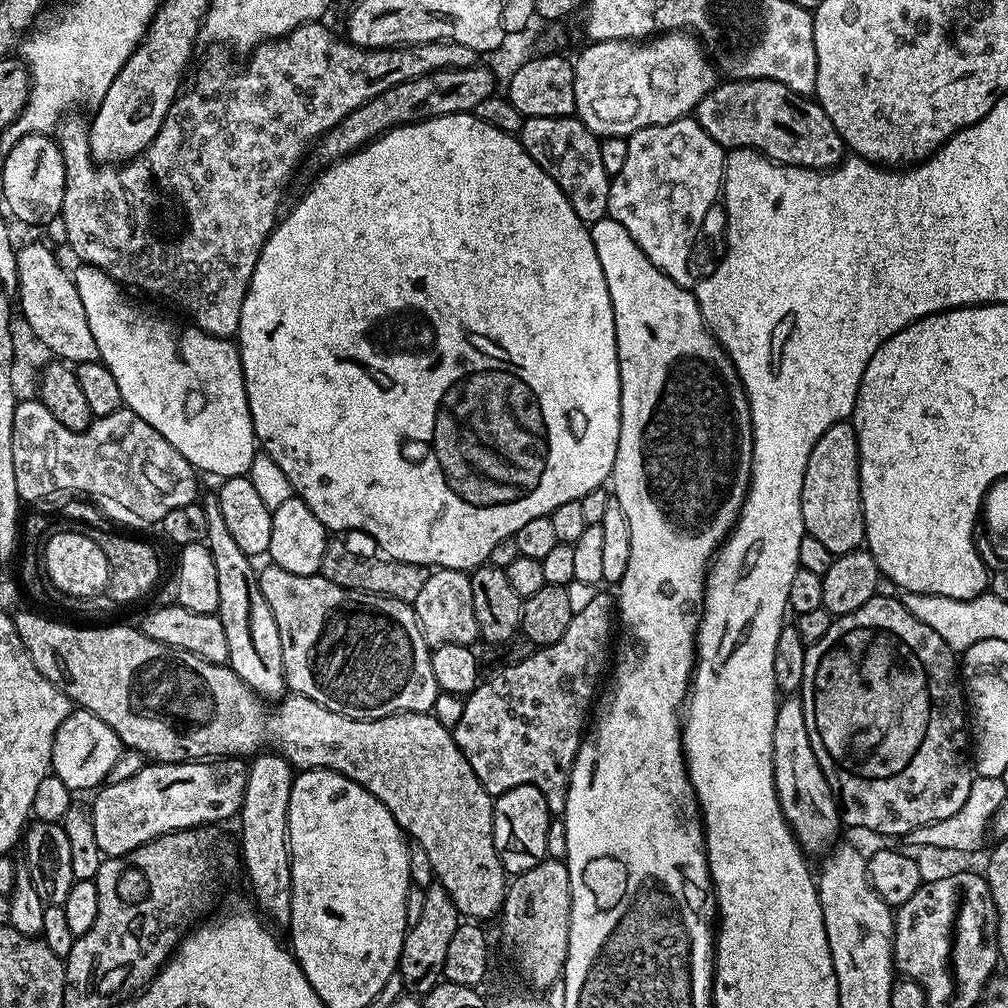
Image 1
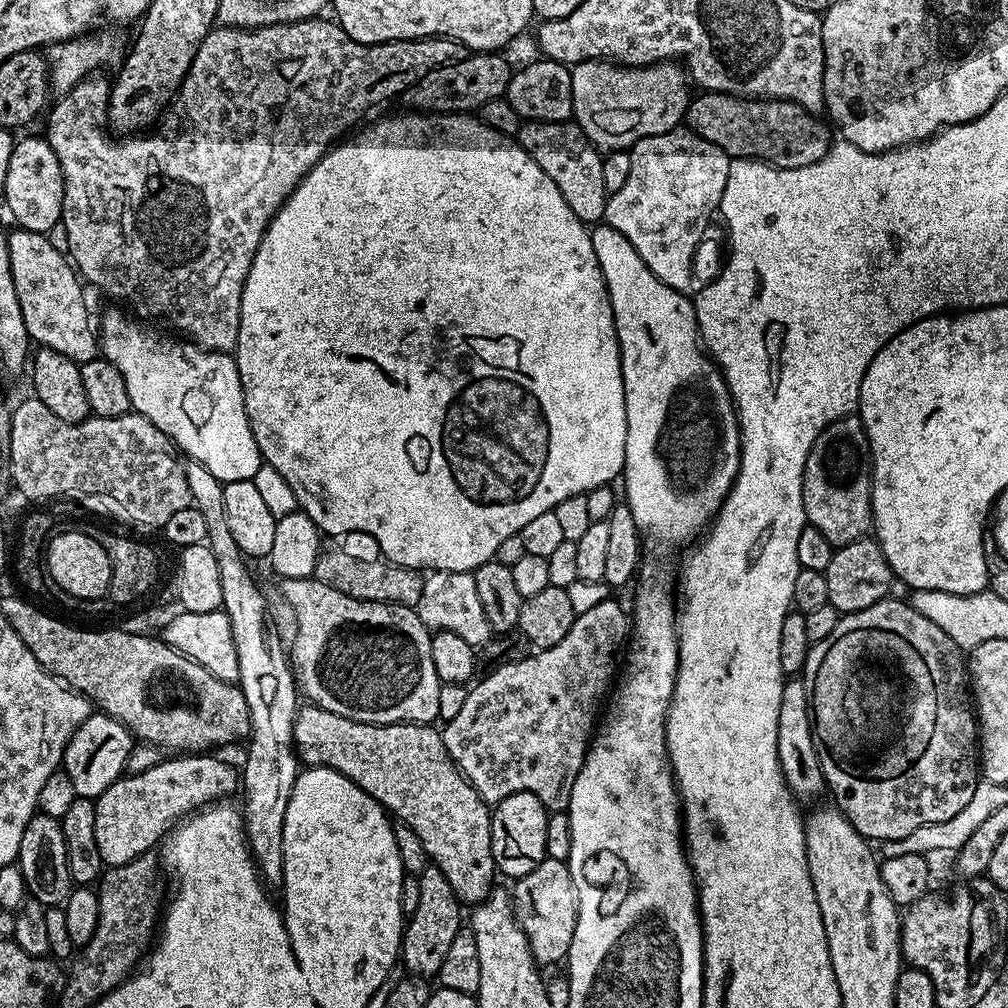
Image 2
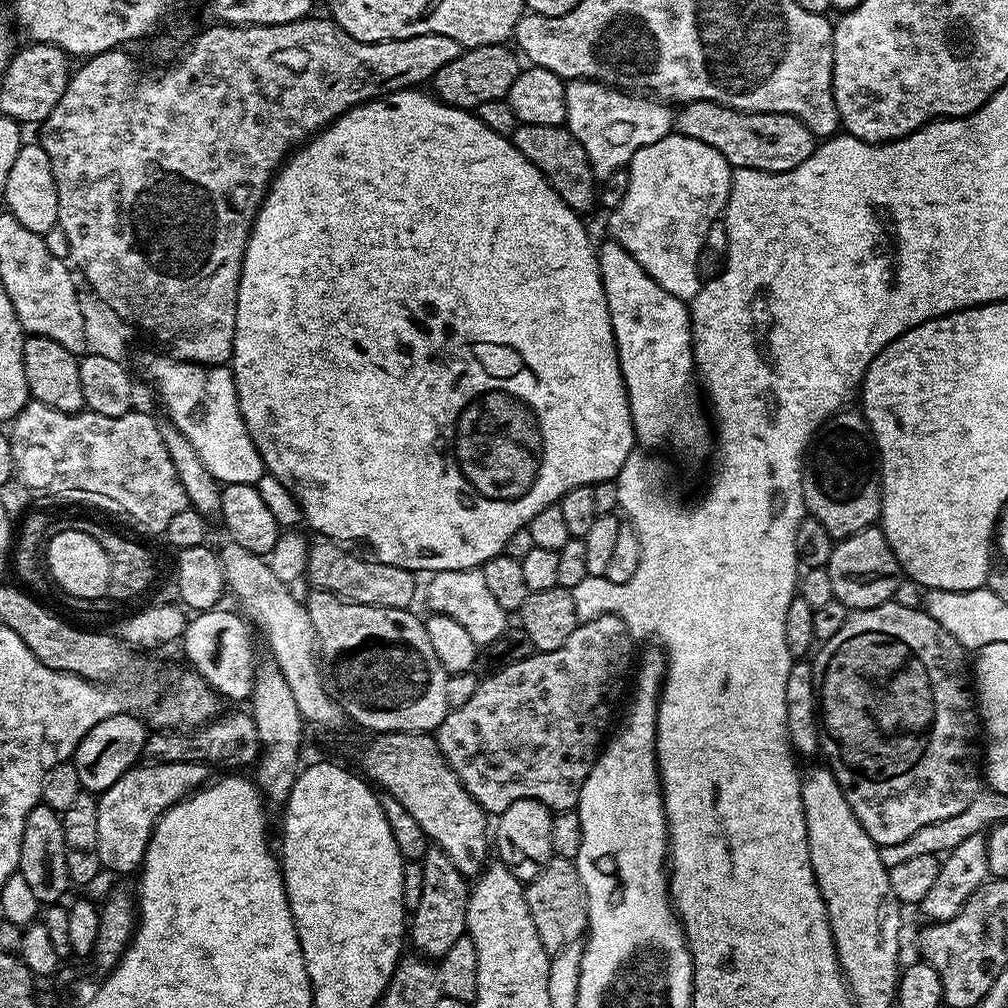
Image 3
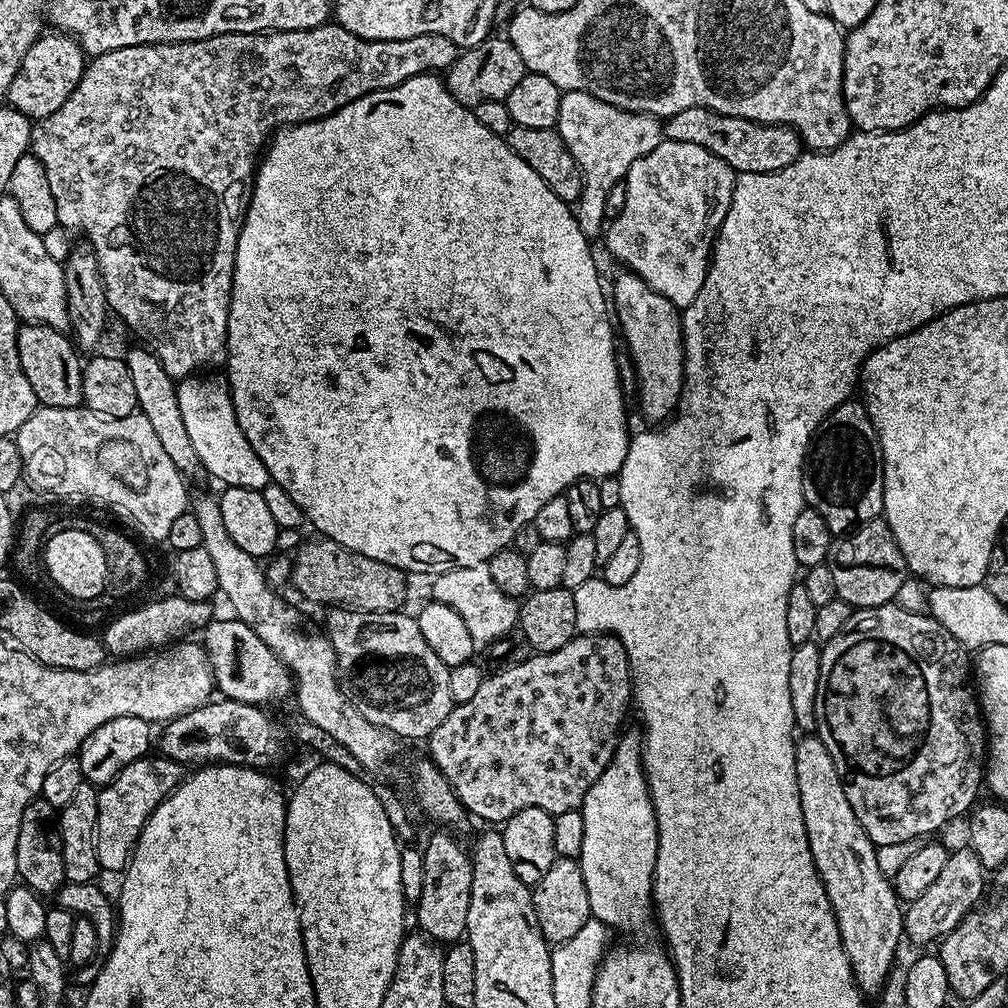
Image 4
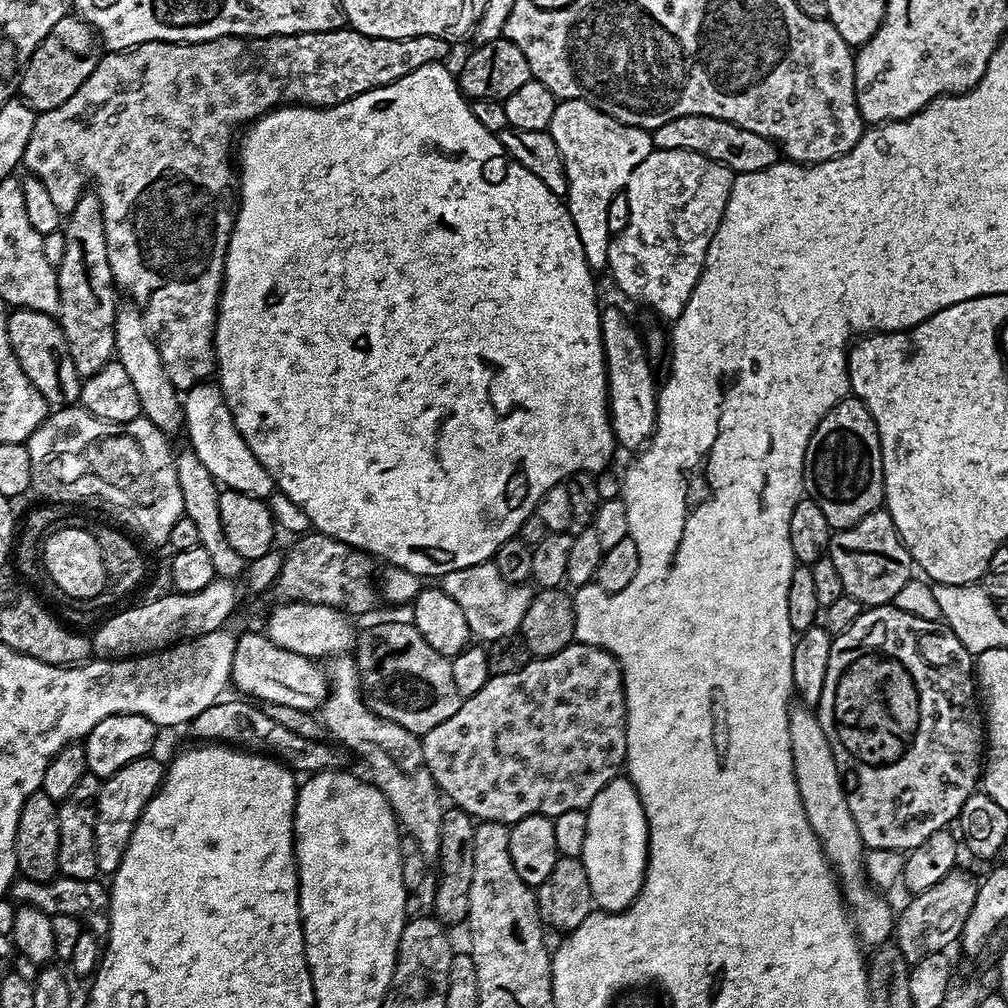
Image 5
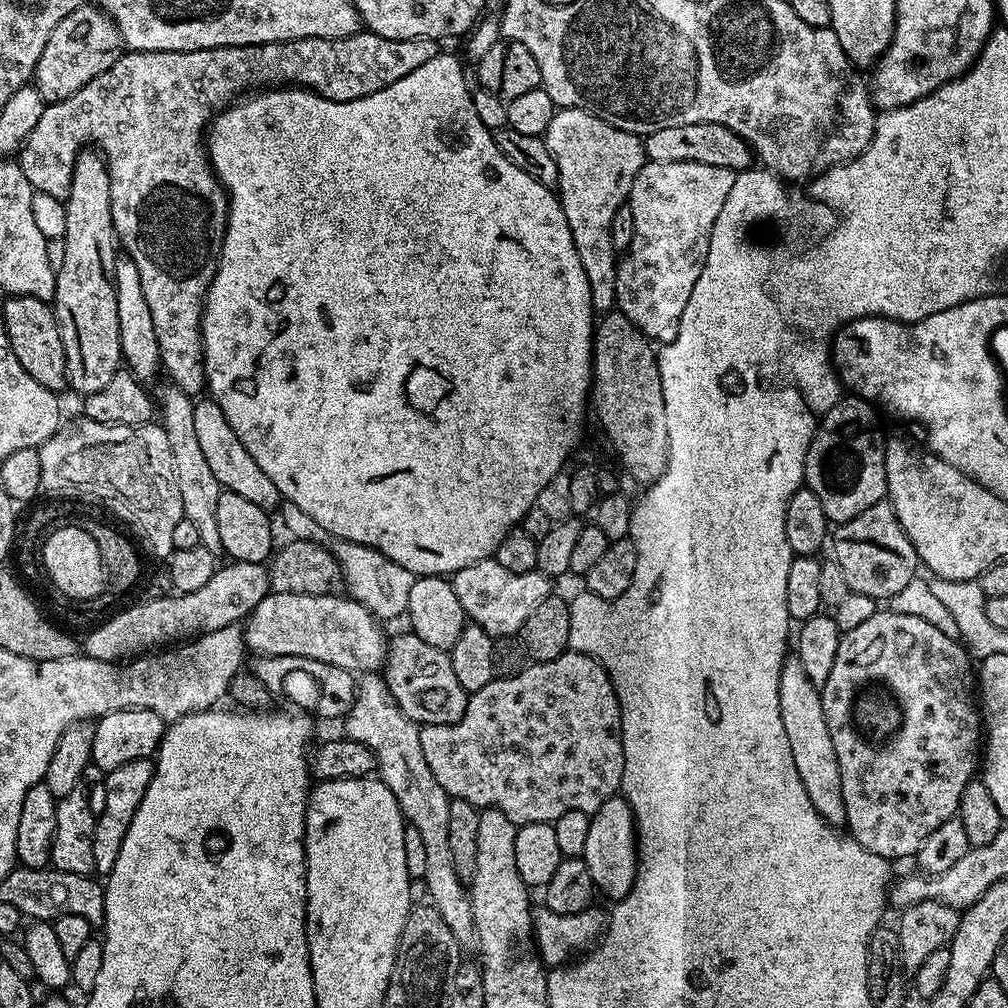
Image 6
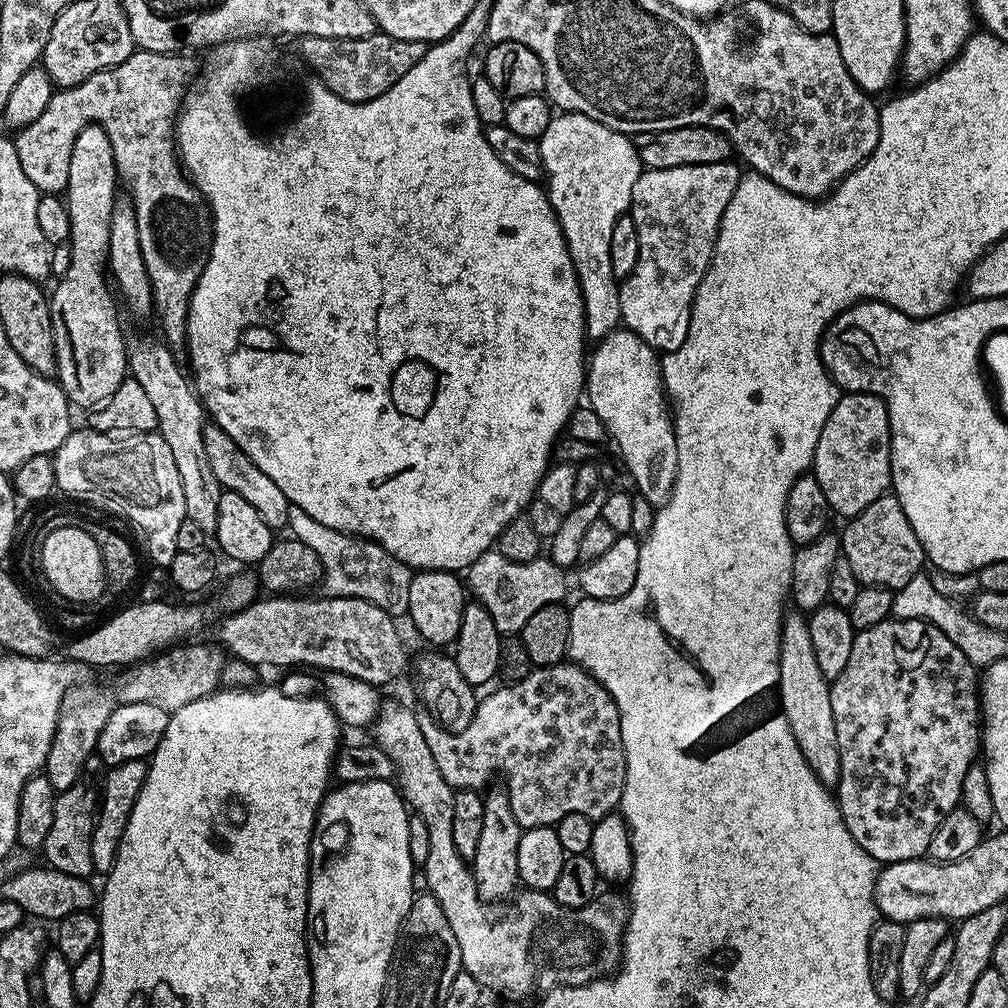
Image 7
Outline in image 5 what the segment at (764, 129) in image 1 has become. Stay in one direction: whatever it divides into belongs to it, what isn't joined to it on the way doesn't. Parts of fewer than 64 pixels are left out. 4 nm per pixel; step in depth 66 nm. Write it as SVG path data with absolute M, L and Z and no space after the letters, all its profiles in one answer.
M686 114L686 118L674 118L674 122L662 122L662 126L651 129L653 149L690 150L694 154L702 154L714 162L724 164L734 174L766 170L781 159L782 153L773 142L762 138L762 134L754 134L750 130L742 130L722 118L710 118L702 114Z

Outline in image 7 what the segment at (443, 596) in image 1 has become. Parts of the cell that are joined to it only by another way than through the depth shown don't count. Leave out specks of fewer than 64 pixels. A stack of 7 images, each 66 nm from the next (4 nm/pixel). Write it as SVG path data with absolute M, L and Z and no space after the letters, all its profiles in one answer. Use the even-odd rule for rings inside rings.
M499 550L483 552L466 572L466 584L477 601L494 618L501 634L516 634L530 618L530 614L542 610L547 604L560 604L568 584L564 581L565 569L547 558L530 562L514 562L503 556ZM468 576L468 580L467 580ZM472 587L472 588L471 588Z

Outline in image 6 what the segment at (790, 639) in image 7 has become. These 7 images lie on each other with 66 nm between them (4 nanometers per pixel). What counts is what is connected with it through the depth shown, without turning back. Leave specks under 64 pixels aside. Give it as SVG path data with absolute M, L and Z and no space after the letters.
M795 654L789 655L782 666L778 684L778 702L782 714L782 727L790 742L790 754L794 754L794 766L810 802L827 824L843 825L846 821L846 806L842 798L842 778L838 766L838 754L834 754L834 742L830 739L830 726L826 726L826 710L822 710L820 689L806 678L806 670Z

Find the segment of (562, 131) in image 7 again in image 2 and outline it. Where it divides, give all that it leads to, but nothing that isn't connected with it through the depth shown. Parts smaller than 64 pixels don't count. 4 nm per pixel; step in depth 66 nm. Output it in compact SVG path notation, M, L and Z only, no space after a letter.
M601 59L583 60L581 64L571 65L570 71L572 74L572 116L574 117L575 123L579 124L582 131L588 135L588 141L605 153L628 150L642 138L650 138L651 136L673 131L673 129L683 121L684 112L688 109L688 101L690 99L690 91L688 92L688 88L690 89L690 84L686 79L685 69L676 62L661 62L647 66L621 66L615 62Z

